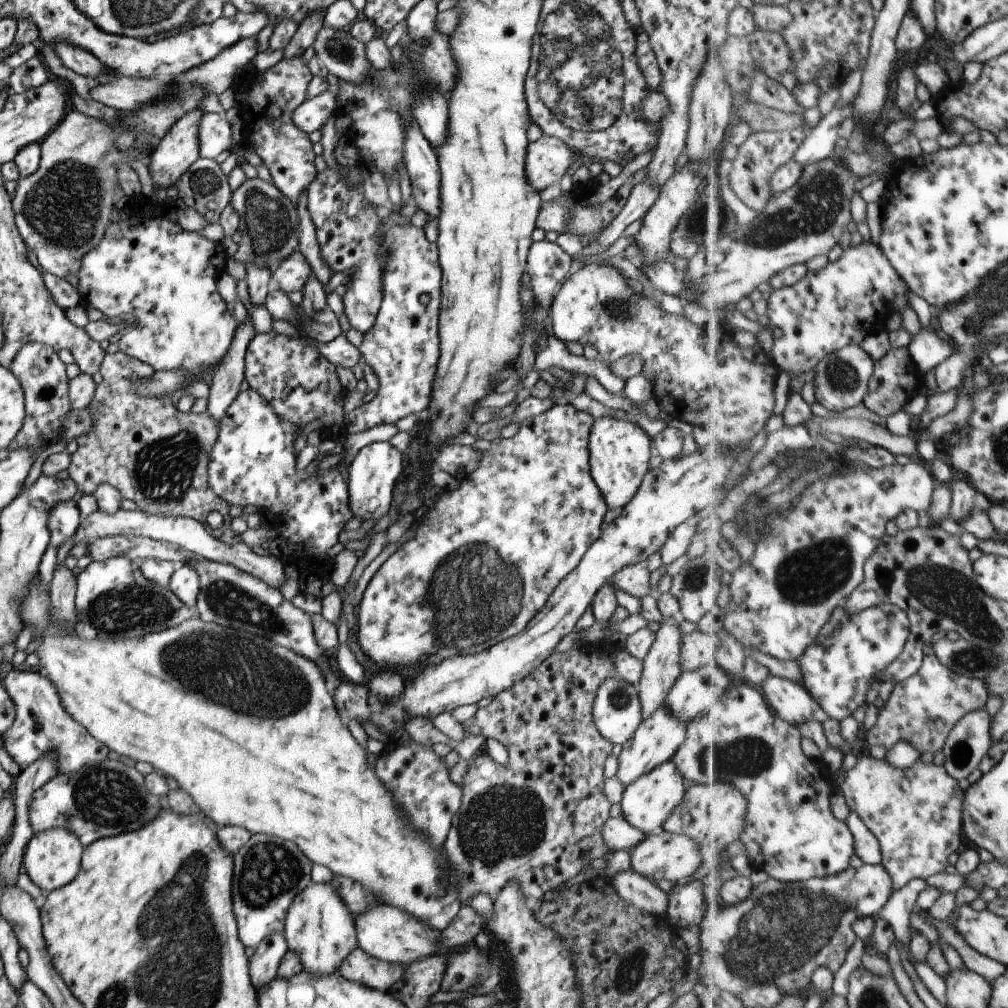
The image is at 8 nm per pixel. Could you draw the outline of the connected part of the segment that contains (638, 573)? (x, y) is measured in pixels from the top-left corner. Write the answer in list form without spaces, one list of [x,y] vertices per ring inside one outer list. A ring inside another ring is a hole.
[[[645,563],[624,566],[612,576],[611,583],[615,588],[629,594],[629,596],[643,598],[651,590],[649,572],[645,567]]]

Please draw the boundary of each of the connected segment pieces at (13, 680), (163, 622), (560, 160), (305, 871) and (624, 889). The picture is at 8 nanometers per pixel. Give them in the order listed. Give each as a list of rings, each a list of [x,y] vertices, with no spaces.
[[[19,667],[7,672],[1,682],[15,706],[14,720],[1,734],[1,746],[20,769],[35,762],[39,756],[49,755],[51,752],[55,752],[57,756],[57,774],[71,774],[91,762],[99,762],[105,758],[107,748],[63,710],[57,692],[47,676],[41,675],[35,668]]]
[[[111,557],[102,561],[90,562],[76,575],[74,598],[74,631],[81,640],[119,640],[139,638],[151,633],[161,632],[181,624],[191,616],[191,610],[181,604],[168,587],[161,588],[149,582],[133,562],[127,558]]]
[[[543,136],[527,146],[527,182],[539,192],[555,183],[566,173],[572,150],[555,136]]]
[[[253,834],[232,857],[232,912],[237,936],[244,947],[256,949],[263,939],[272,934],[283,934],[283,920],[291,900],[309,886],[312,862],[293,842],[265,834]]]
[[[630,868],[617,872],[610,878],[613,891],[627,904],[645,914],[664,916],[667,912],[667,894],[644,876],[635,874]]]

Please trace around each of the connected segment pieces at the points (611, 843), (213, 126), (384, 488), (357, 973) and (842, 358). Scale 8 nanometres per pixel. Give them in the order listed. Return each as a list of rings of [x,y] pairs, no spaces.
[[[623,817],[608,818],[601,826],[601,838],[609,851],[629,851],[635,844],[642,842],[646,834],[629,826]]]
[[[202,112],[197,124],[199,158],[213,160],[217,154],[231,146],[231,126],[217,113]]]
[[[372,442],[366,444],[349,459],[347,467],[347,500],[349,510],[353,518],[364,522],[371,520],[374,524],[382,516],[387,514],[389,504],[391,504],[391,494],[393,494],[393,484],[397,476],[401,474],[401,462],[403,462],[402,452],[396,450],[385,442]]]
[[[357,947],[341,962],[338,973],[349,982],[357,982],[371,990],[387,992],[387,989],[401,978],[405,968],[404,964],[393,964],[369,956]]]
[[[856,343],[828,354],[816,368],[814,382],[815,399],[831,412],[842,413],[843,410],[859,406],[870,391],[870,380],[874,376],[876,364],[867,354],[866,349]]]

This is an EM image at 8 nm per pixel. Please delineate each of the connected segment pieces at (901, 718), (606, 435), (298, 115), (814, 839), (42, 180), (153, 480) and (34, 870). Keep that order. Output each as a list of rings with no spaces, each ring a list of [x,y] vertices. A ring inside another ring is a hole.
[[[929,651],[915,676],[894,685],[888,701],[878,713],[876,723],[866,734],[866,742],[871,747],[885,746],[890,751],[895,744],[905,740],[917,748],[923,757],[929,757],[944,749],[950,732],[965,716],[985,710],[989,697],[984,679],[967,678],[953,672],[935,652]]]
[[[603,416],[593,421],[588,436],[588,471],[608,509],[625,506],[637,492],[640,480],[648,471],[647,460],[653,454],[650,441],[639,425],[627,420]]]
[[[333,74],[326,75],[327,88],[320,94],[303,100],[291,114],[293,124],[309,134],[313,130],[320,130],[320,128],[332,118],[337,106],[337,88],[339,88],[339,81]]]
[[[737,682],[732,684],[731,687],[722,694],[718,695],[718,704],[709,704],[703,711],[701,716],[692,718],[685,726],[685,740],[681,743],[681,746],[675,751],[671,758],[671,762],[675,764],[675,768],[679,771],[679,774],[683,776],[684,782],[688,784],[717,784],[719,781],[723,784],[733,784],[737,787],[737,790],[743,792],[743,796],[747,798],[747,816],[745,822],[745,830],[741,835],[740,841],[745,846],[745,857],[743,865],[746,868],[752,868],[756,870],[764,870],[768,873],[769,877],[773,877],[783,882],[801,882],[811,880],[813,878],[827,878],[827,876],[835,876],[835,874],[841,874],[841,872],[847,871],[850,868],[851,858],[853,854],[856,854],[856,842],[853,832],[849,830],[849,826],[845,822],[841,822],[839,818],[833,816],[833,810],[829,808],[829,790],[831,790],[831,780],[825,767],[821,762],[816,762],[812,758],[809,758],[803,750],[803,736],[799,732],[799,728],[793,724],[789,724],[787,720],[783,720],[781,716],[770,707],[763,691],[751,685],[749,682]]]
[[[257,36],[241,38],[233,46],[223,48],[215,58],[187,70],[185,74],[177,76],[170,80],[171,90],[163,94],[163,98],[157,98],[155,102],[143,104],[139,110],[133,112],[121,112],[117,124],[105,124],[105,120],[97,120],[83,115],[81,112],[69,108],[59,124],[38,143],[40,150],[39,168],[25,178],[19,177],[13,196],[11,196],[11,208],[15,228],[17,228],[25,246],[29,252],[35,254],[39,266],[43,272],[64,278],[70,274],[77,276],[79,272],[79,260],[85,252],[93,250],[103,238],[105,228],[111,222],[110,213],[114,207],[117,195],[119,181],[116,173],[116,164],[127,164],[130,161],[142,161],[145,152],[153,152],[157,142],[165,136],[165,132],[177,122],[183,114],[191,110],[199,110],[201,98],[205,94],[223,94],[225,90],[232,88],[234,74],[243,68],[250,67],[250,62],[257,54]]]
[[[124,352],[104,353],[98,371],[101,382],[96,385],[93,400],[88,404],[90,413],[94,415],[93,424],[89,432],[79,434],[74,439],[77,449],[70,454],[70,463],[66,468],[68,478],[75,482],[77,490],[82,495],[92,494],[99,484],[111,484],[123,498],[134,502],[139,510],[152,515],[192,518],[205,528],[209,536],[223,542],[225,546],[241,543],[239,534],[231,529],[231,516],[227,514],[230,505],[217,498],[213,490],[207,486],[207,461],[211,447],[217,440],[218,422],[209,418],[207,412],[180,412],[171,404],[171,396],[161,398],[137,396],[133,388],[135,380],[151,378],[154,370]],[[215,510],[221,514],[223,524],[221,528],[213,530],[205,523],[205,516]]]
[[[50,828],[34,834],[23,848],[21,872],[41,890],[52,891],[71,882],[79,872],[82,850],[79,840],[65,828]]]

